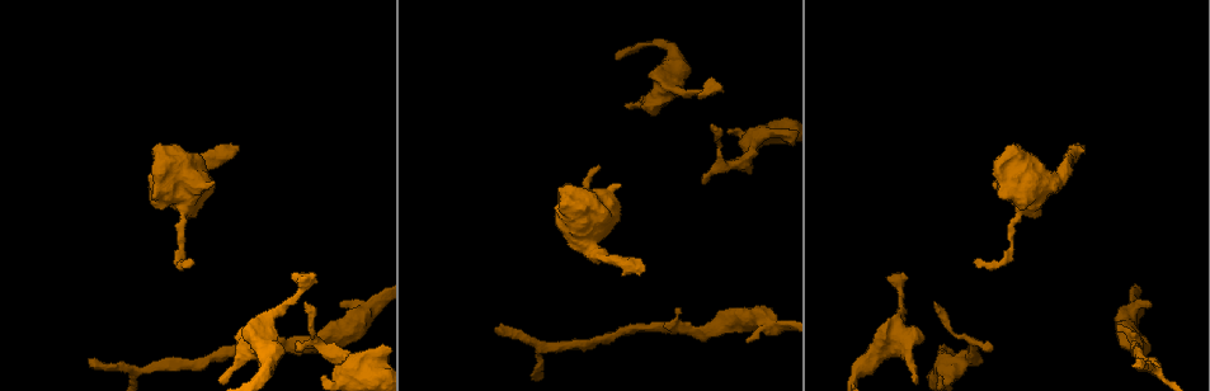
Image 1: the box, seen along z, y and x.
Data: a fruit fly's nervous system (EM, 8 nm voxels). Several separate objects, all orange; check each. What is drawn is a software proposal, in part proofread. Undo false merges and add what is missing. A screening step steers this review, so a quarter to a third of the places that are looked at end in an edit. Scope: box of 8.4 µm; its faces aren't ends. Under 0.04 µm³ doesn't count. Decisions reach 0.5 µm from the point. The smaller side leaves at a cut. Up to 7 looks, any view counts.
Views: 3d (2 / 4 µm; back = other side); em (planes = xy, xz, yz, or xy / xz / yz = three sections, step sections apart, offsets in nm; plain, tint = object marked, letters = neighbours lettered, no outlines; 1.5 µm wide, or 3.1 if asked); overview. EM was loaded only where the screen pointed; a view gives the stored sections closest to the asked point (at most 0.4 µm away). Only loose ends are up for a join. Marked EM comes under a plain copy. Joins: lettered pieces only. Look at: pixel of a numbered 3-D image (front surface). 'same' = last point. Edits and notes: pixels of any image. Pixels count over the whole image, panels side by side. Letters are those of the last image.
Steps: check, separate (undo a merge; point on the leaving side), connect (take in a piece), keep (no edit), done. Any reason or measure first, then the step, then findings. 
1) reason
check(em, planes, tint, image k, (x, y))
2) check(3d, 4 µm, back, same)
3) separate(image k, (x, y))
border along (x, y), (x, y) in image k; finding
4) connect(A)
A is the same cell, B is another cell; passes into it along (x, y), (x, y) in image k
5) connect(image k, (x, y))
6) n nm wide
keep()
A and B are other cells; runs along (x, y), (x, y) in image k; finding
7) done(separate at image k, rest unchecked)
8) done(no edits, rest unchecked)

tapers out
check(em, yz, step 8, letters, image 1, (191, 261))

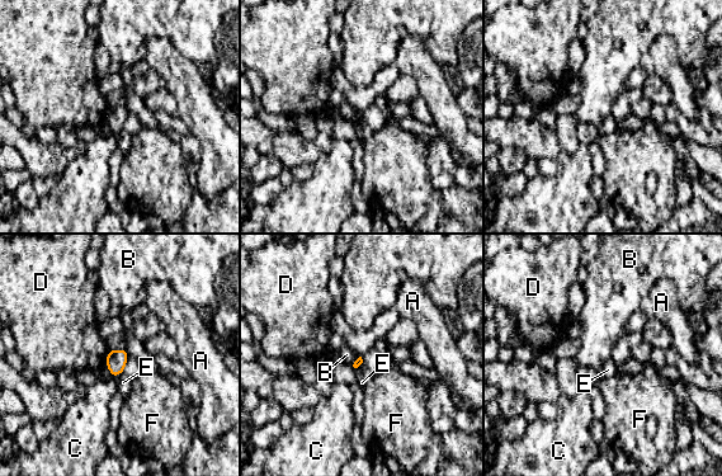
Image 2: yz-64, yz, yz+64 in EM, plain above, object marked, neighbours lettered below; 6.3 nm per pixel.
check(em, planes, letters, same)

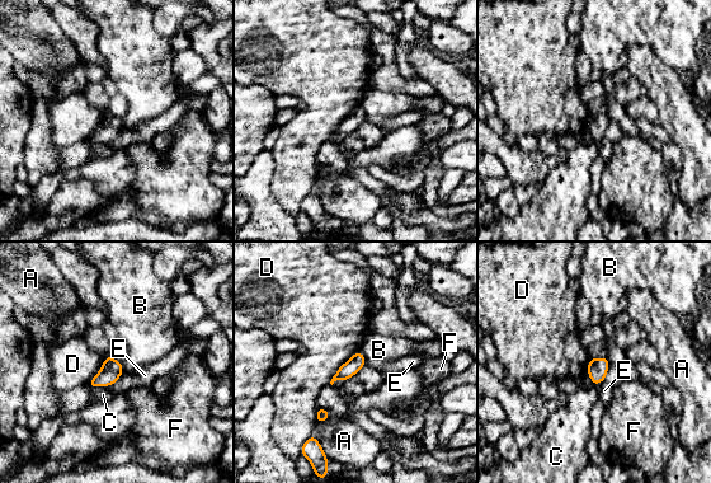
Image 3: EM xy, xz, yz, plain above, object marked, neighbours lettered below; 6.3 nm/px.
100 nm wide
keep()
A, B, C, D, E and F are other cells; border along (358, 350), (337, 370), (329, 383) in image 3; no lettered piece goes on from it

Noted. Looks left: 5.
branch stops here
check(em, planes, letters, image 1, (641, 273))

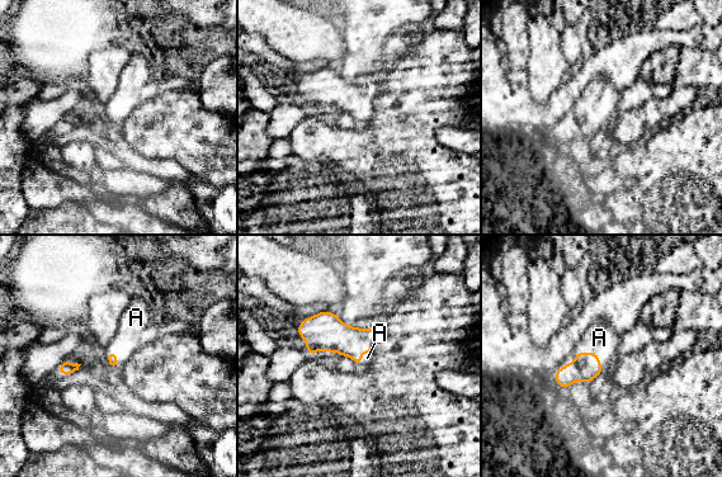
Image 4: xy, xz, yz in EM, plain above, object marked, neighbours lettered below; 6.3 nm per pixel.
A touches over 220 nm
connect(A)
A is the same cell; the cell continues

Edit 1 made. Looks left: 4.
check(overview)

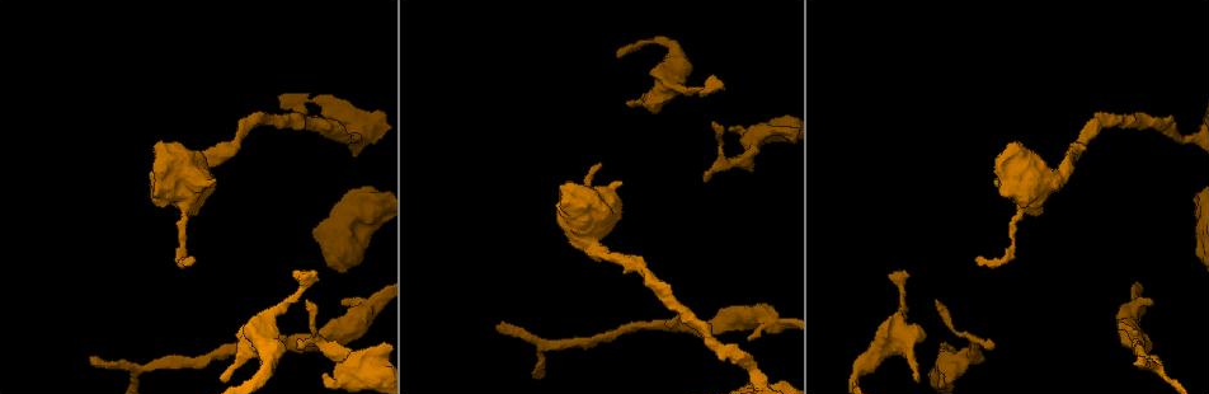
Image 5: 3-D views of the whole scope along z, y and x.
stops while still wide
check(em, planes, letters, image 5, (623, 183))

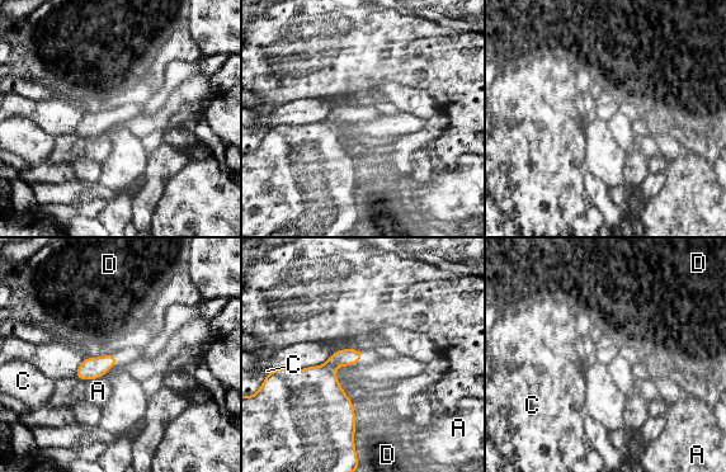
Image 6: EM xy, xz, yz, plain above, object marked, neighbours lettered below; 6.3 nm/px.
keep()
A, C and D are other cells; border along (108, 371), (89, 381) in image 6; no lettered piece goes on from it

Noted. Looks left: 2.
done(connect at image 4, rest unchecked)

